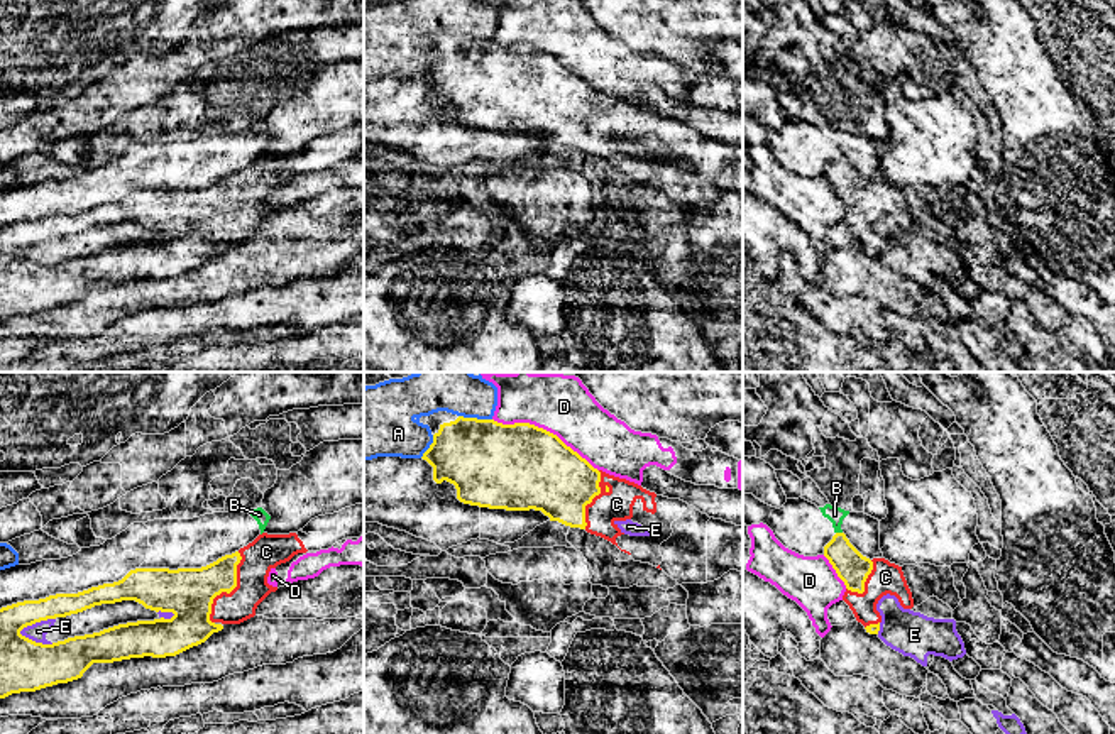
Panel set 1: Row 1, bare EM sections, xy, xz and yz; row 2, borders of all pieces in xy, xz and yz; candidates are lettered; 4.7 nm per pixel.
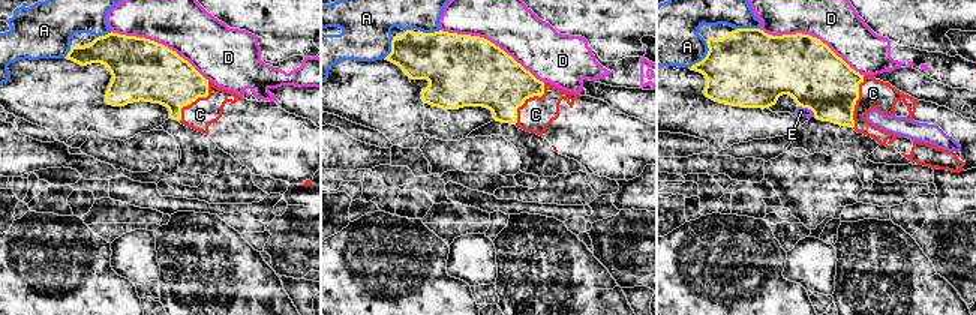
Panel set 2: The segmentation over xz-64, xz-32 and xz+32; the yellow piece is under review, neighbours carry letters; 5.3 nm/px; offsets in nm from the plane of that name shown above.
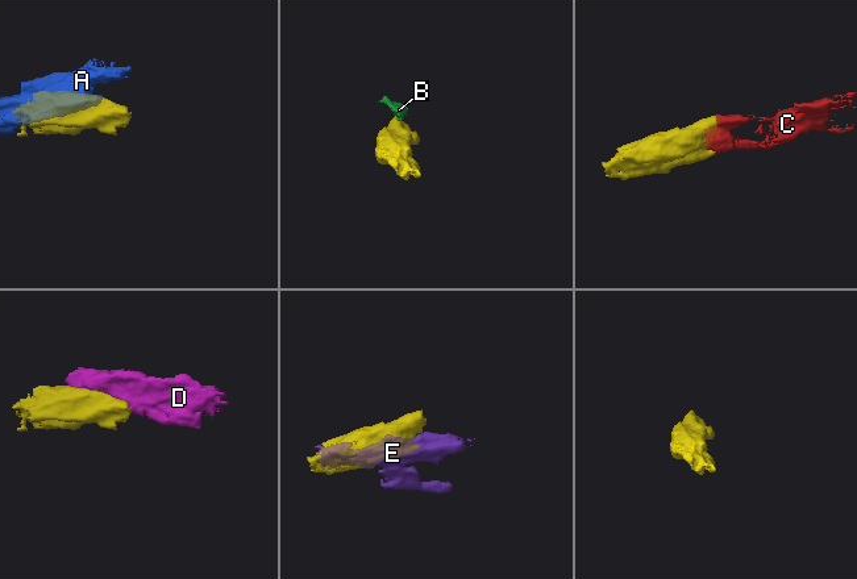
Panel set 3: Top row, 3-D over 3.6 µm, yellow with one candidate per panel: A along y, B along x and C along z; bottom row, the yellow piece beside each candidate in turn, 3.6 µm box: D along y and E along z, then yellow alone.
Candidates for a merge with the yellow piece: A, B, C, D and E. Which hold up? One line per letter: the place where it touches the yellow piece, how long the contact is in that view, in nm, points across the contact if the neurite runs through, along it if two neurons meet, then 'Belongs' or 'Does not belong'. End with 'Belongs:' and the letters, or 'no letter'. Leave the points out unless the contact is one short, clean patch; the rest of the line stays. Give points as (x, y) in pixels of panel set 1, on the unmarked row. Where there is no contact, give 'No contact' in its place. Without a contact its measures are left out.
A: Touches yellow at xz (476, 39). Shared border 160 nm. Does not belong
B: Touches yellow at yz (840, 154). Shared border 30 nm. Boundary: yz (836, 153), (841, 154). Does not belong
C: Touches yellow at xy (229, 213). Shared border 360 nm. Belongs
D: Touches yellow at xz (545, 51). Shared border 550 nm. Does not belong
E: Touches yellow at xy (36, 242). Shared border 190 nm. Does not belong
Belongs: C

